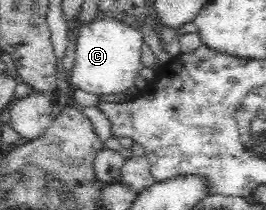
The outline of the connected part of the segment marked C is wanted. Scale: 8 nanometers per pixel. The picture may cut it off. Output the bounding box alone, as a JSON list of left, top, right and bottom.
[68,19,144,95]

